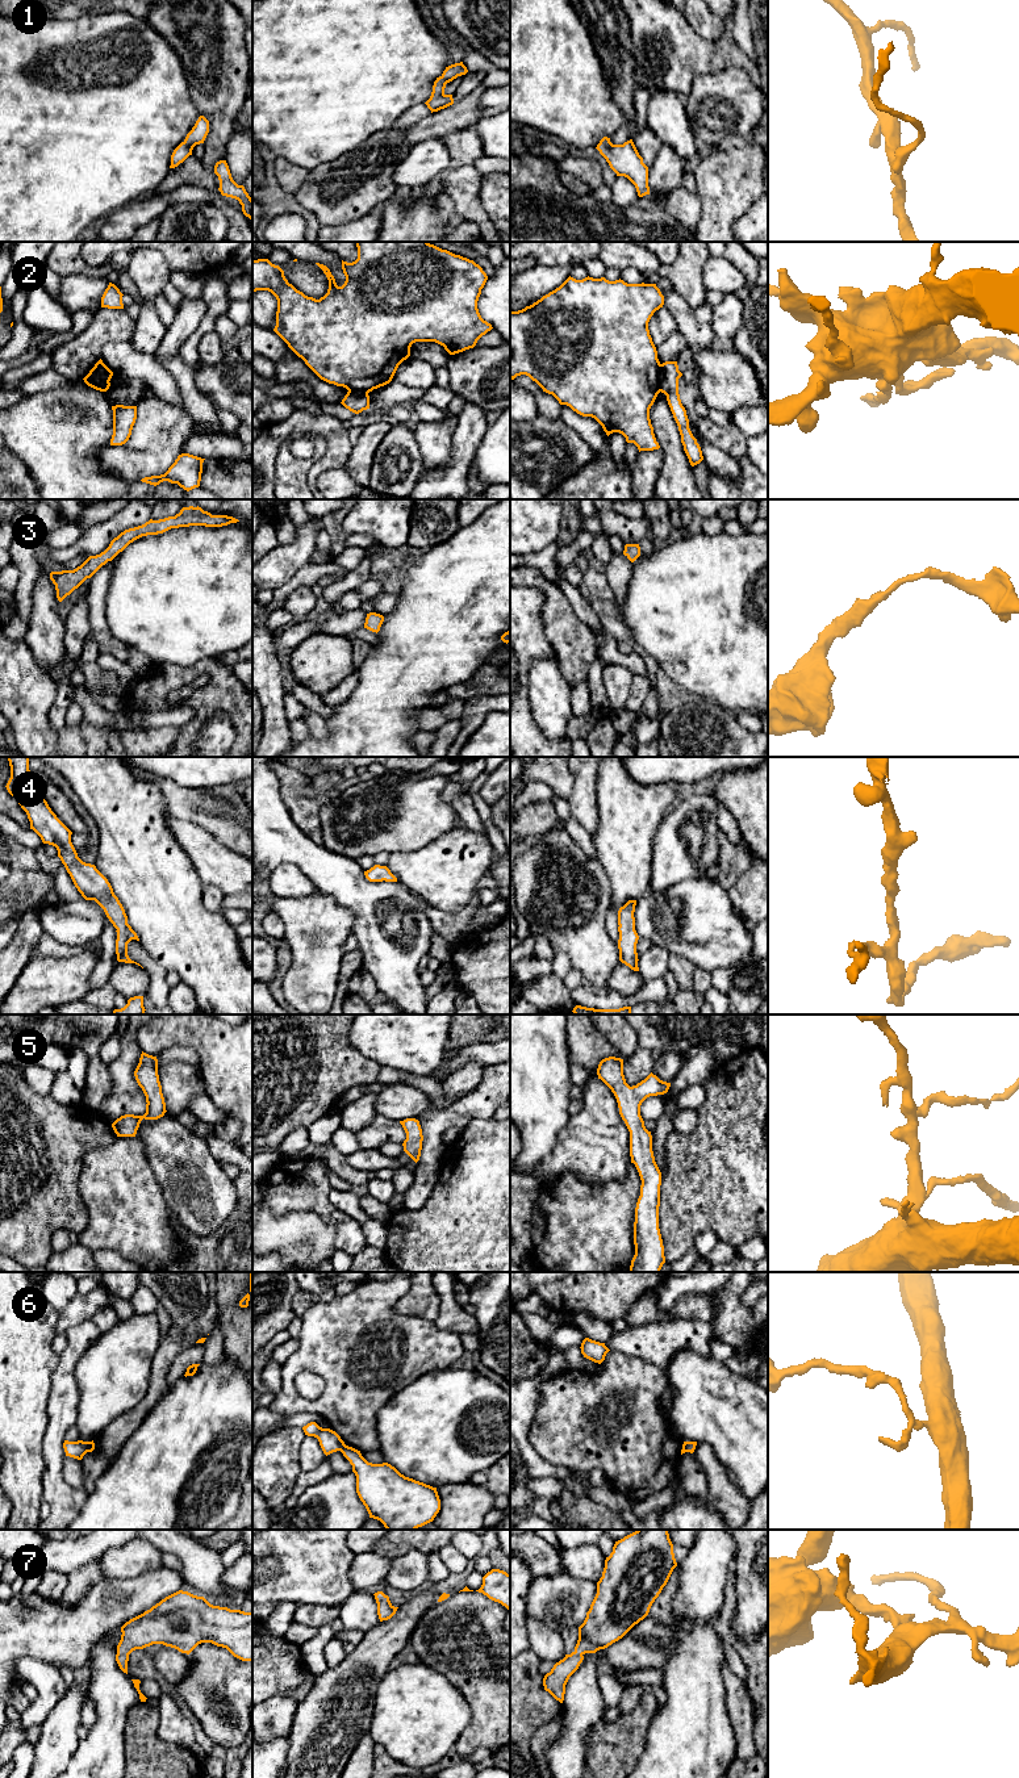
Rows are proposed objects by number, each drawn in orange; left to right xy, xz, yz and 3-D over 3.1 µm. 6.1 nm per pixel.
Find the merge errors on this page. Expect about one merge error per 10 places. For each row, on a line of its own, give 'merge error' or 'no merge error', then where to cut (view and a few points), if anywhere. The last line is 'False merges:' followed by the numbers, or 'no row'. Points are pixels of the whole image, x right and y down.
1: no merge error; cut none
2: merge error; cut yz (662, 364), (659, 390)
3: no merge error; cut none
4: no merge error; cut none
5: no merge error; cut none
6: merge error; cut xz (345, 1444), (341, 1451)
7: no merge error; cut none
False merges: 2, 6

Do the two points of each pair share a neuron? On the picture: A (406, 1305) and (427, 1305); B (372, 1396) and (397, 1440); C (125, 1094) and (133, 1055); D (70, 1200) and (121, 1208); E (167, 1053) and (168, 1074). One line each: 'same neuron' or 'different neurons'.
A: same neuron
B: different neurons
C: same neuron
D: different neurons
E: different neurons

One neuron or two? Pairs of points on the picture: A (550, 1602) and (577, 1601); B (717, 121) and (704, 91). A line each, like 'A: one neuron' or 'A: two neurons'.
A: one neuron
B: one neuron

